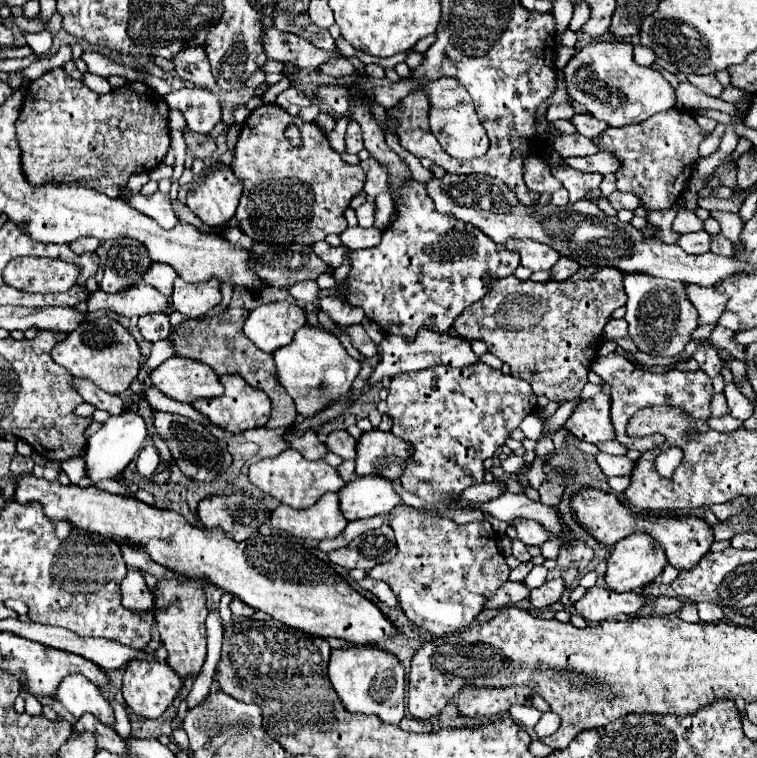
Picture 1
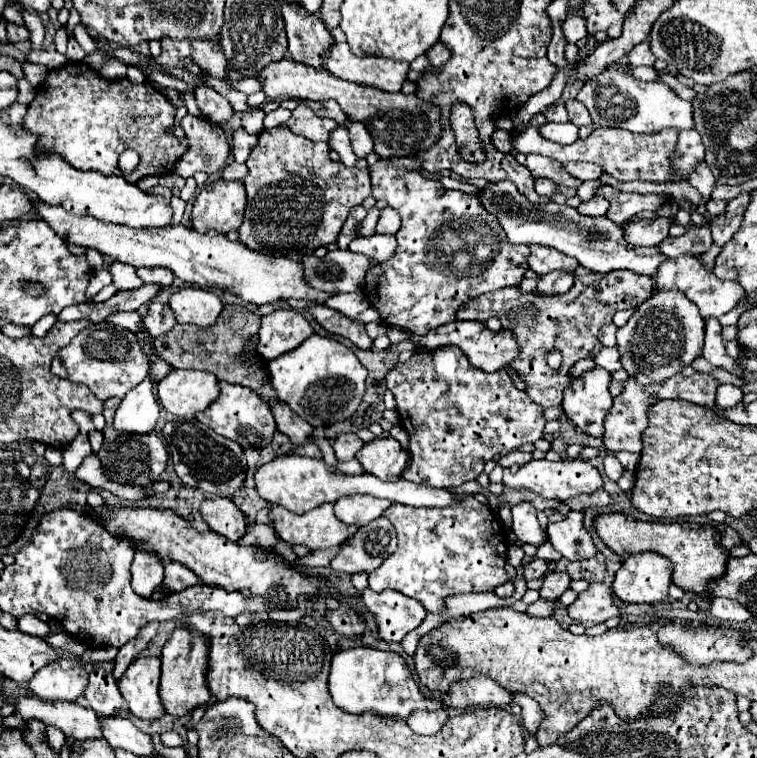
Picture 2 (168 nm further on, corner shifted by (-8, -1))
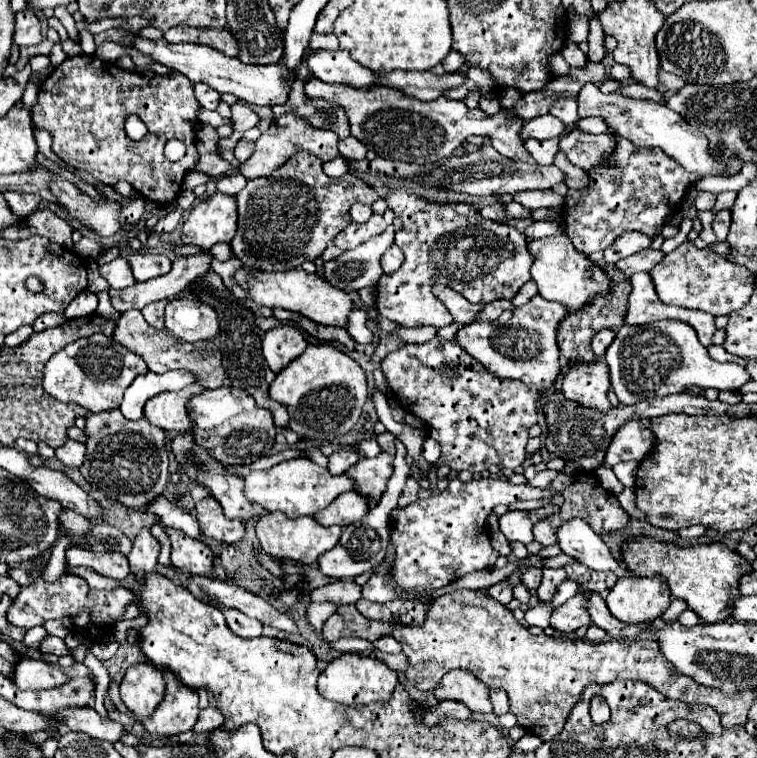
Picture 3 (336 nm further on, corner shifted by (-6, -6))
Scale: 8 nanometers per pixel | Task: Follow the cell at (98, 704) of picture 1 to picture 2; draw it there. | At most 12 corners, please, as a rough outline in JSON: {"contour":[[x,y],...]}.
{"contour":[[70,655],[44,665],[30,691],[44,701],[76,701],[88,671]]}

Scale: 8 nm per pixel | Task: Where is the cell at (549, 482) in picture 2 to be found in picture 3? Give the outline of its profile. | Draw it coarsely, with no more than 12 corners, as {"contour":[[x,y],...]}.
{"contour":[[508,478],[448,482],[394,508],[392,566],[370,602],[492,568],[486,518],[558,496]]}

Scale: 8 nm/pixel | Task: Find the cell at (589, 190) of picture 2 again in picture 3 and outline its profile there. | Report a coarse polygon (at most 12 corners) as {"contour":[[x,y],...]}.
{"contour":[[524,190],[512,196],[536,210],[540,206],[562,206],[566,196],[552,190]]}

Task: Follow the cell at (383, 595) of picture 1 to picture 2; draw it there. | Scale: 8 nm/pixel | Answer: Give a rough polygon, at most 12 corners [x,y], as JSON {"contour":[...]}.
{"contour":[[364,589],[380,639],[400,643],[426,617],[422,603],[392,589]]}

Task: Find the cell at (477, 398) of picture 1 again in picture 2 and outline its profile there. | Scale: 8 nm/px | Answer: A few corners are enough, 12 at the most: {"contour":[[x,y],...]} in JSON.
{"contour":[[458,347],[386,375],[402,479],[474,481],[544,437],[542,407]]}

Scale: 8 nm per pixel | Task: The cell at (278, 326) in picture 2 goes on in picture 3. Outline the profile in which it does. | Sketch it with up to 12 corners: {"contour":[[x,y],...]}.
{"contour":[[278,324],[262,338],[262,354],[280,372],[306,350],[298,326]]}

